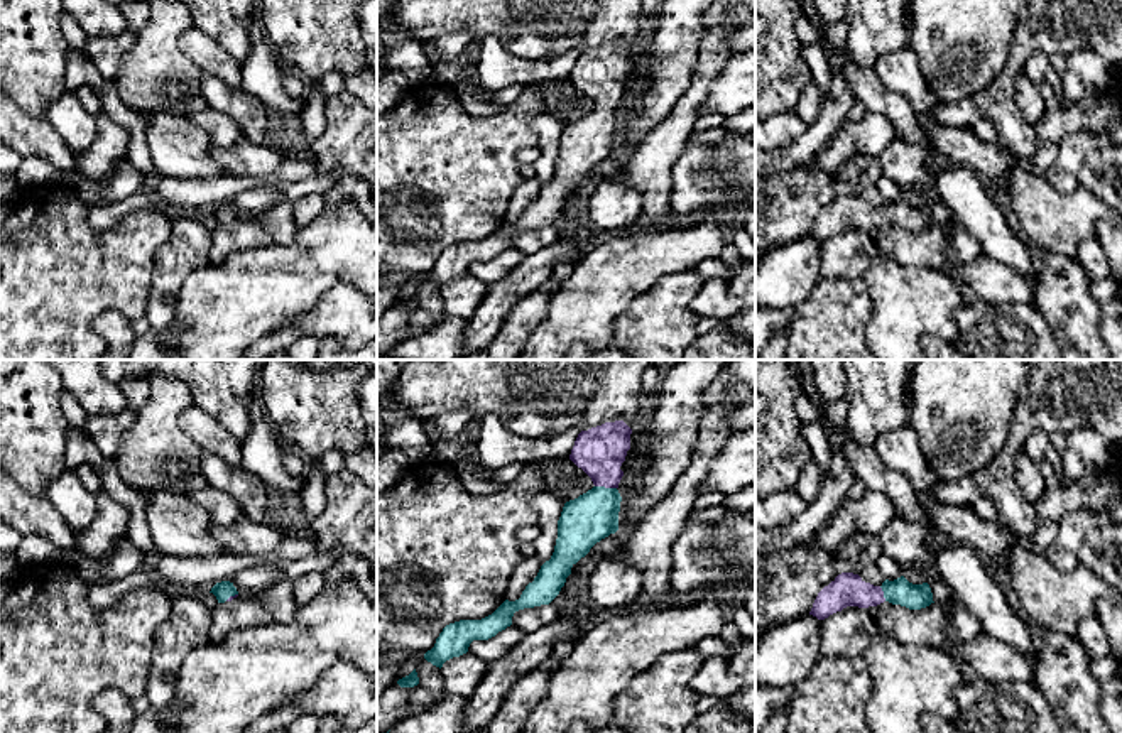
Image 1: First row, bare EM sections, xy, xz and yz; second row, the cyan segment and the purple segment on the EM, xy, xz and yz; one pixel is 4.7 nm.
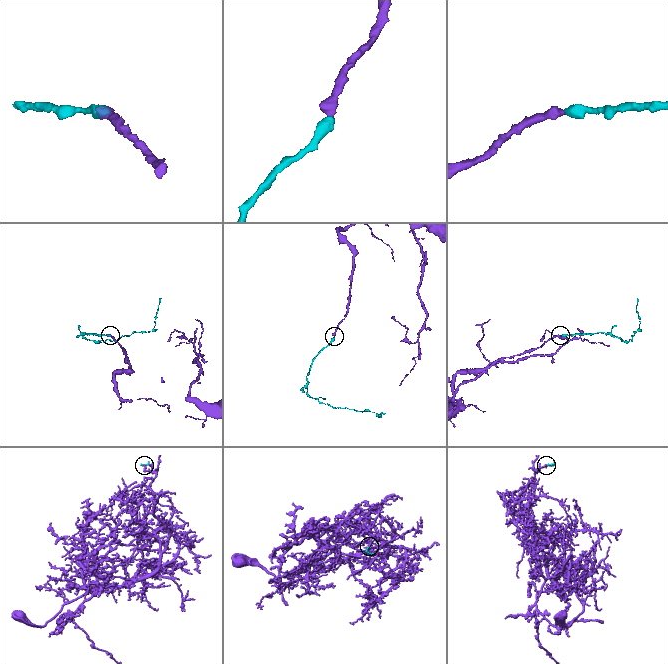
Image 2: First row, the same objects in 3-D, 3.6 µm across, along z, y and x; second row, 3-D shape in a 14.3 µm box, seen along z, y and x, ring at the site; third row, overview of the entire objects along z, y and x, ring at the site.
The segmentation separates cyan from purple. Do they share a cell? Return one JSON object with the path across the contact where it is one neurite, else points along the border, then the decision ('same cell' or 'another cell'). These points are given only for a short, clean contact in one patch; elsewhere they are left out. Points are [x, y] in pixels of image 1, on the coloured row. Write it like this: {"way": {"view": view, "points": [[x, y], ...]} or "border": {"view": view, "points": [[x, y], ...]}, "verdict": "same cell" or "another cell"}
{"way": {"view": "xz", "points": [[593, 515], [604, 500], [604, 487], [604, 466], [599, 451]]}, "verdict": "same cell"}

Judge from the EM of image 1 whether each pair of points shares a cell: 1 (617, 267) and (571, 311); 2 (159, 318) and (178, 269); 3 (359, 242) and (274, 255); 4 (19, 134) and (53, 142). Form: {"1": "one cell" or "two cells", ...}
{"1": "one cell", "2": "one cell", "3": "one cell", "4": "one cell"}

